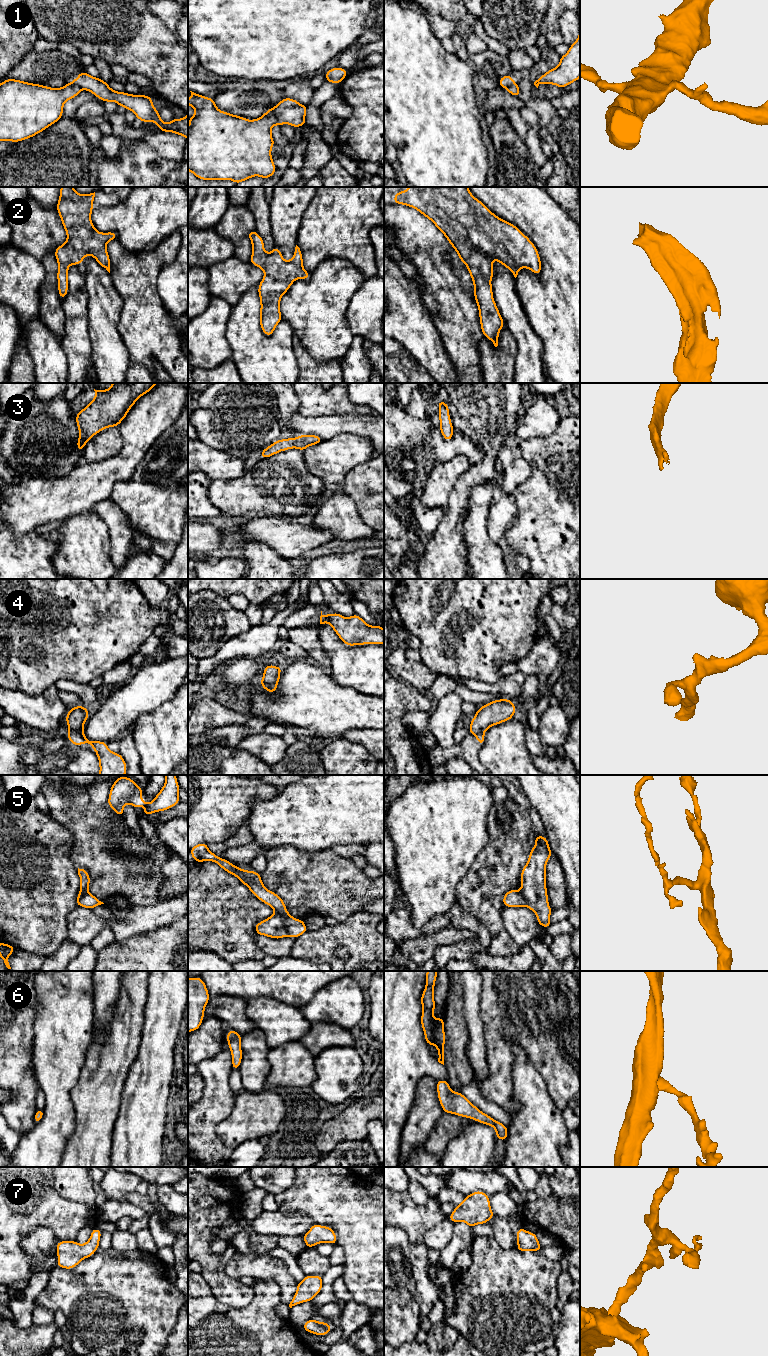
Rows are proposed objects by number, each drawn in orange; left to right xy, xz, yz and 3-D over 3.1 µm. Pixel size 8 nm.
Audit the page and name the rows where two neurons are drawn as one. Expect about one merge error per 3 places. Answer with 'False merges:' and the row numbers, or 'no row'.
False merges: 1, 5

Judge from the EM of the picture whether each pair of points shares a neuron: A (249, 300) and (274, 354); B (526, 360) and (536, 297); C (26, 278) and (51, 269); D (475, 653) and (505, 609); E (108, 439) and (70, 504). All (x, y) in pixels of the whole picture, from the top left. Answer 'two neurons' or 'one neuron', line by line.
A: one neuron
B: two neurons
C: two neurons
D: one neuron
E: two neurons

